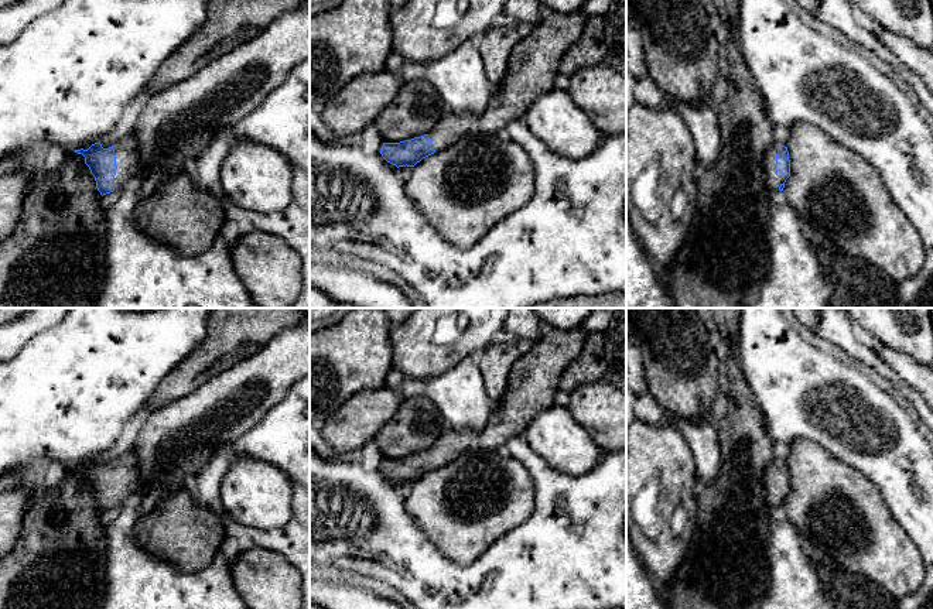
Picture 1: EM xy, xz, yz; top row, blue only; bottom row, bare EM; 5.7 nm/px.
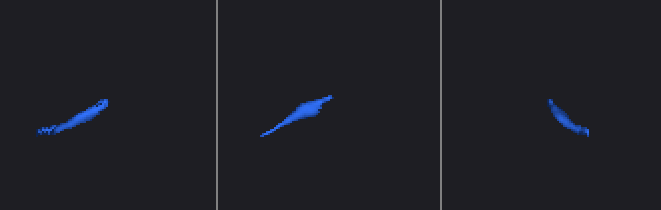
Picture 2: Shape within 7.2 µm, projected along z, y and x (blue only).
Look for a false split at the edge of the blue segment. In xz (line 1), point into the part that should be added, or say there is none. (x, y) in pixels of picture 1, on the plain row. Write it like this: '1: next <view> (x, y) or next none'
1: next xz (451, 442)

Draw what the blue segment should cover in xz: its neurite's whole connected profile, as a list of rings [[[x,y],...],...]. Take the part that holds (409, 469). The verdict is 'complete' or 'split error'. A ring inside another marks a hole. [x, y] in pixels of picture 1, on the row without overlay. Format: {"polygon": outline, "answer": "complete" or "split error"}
{"polygon": [[[447,427],[428,451],[400,459],[383,459],[382,473],[399,483],[414,483],[423,475],[441,468],[461,455],[476,441],[471,428]]], "answer": "split error"}

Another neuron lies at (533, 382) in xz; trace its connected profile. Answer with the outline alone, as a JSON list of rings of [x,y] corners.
[[[553,328],[513,363],[505,393],[476,435],[481,448],[499,449],[523,435],[534,415],[556,404],[560,377],[580,356],[587,335],[580,328]]]

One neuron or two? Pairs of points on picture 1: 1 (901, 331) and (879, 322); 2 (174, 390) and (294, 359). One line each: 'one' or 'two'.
1: one
2: two

